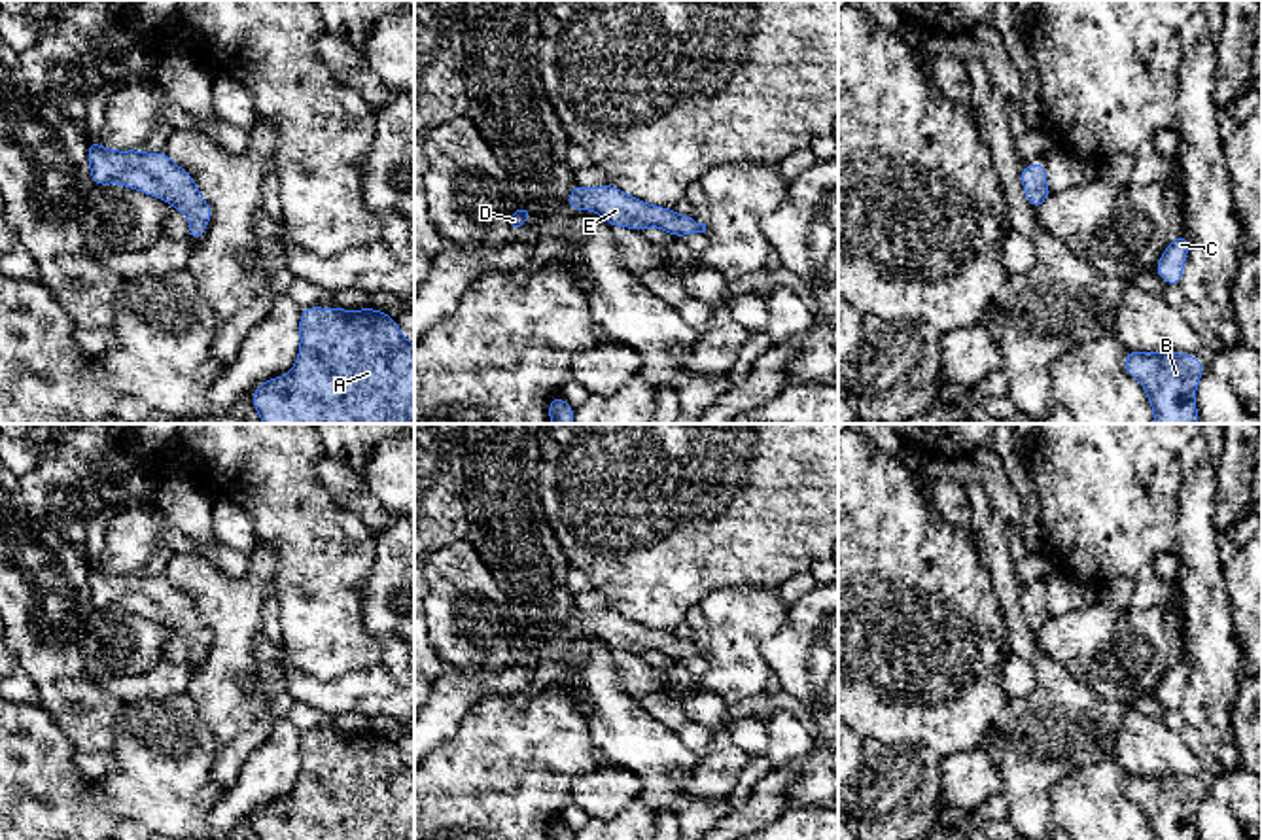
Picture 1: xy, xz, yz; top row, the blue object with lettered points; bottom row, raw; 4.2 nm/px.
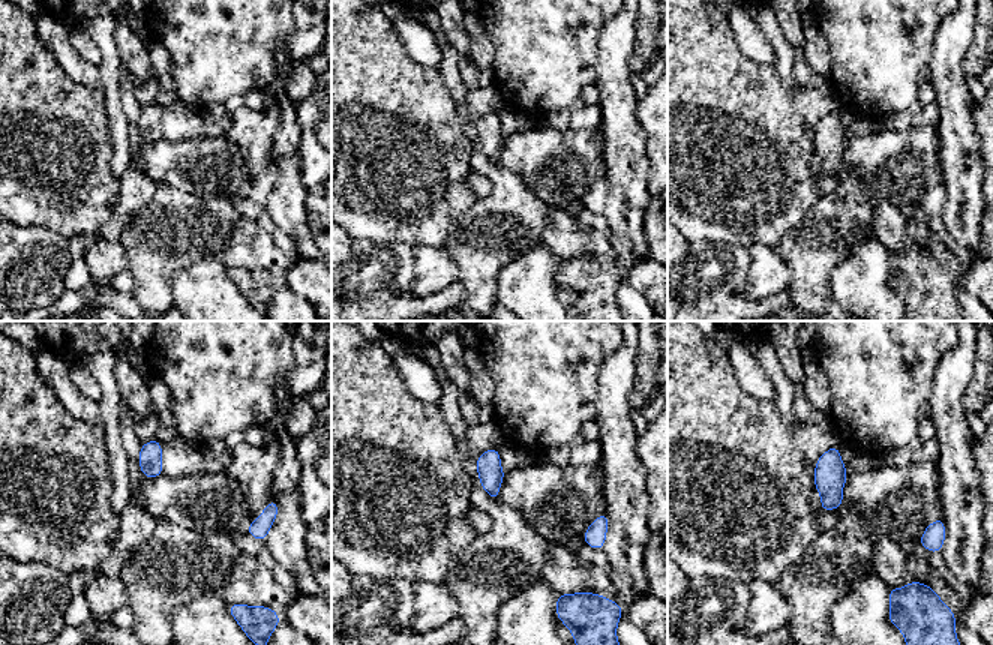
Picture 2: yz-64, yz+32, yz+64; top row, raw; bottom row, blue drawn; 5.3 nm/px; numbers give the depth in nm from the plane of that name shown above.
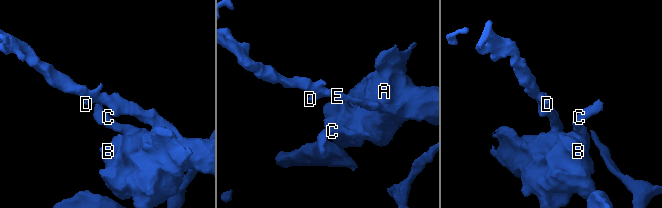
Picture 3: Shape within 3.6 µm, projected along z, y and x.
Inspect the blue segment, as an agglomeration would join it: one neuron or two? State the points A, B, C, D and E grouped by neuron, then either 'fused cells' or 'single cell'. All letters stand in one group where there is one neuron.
A B C D E; single cell

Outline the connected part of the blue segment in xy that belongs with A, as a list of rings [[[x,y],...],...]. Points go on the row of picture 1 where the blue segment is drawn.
[[[316,305],[301,310],[299,337],[293,369],[254,388],[263,424],[414,424],[414,344],[403,337],[395,318],[377,308],[325,310]]]

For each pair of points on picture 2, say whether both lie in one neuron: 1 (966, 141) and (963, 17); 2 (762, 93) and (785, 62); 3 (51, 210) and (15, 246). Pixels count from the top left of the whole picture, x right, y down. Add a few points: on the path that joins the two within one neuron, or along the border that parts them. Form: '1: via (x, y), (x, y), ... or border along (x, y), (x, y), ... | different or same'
1: via (956, 110), (954, 48) | same
2: border along (774, 63), (780, 78), (788, 86), (798, 86) | different
3: border along (15, 225), (47, 227), (65, 239) | different

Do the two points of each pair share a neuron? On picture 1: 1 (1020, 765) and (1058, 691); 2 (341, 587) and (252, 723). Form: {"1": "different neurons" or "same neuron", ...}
{"1": "same neuron", "2": "different neurons"}

